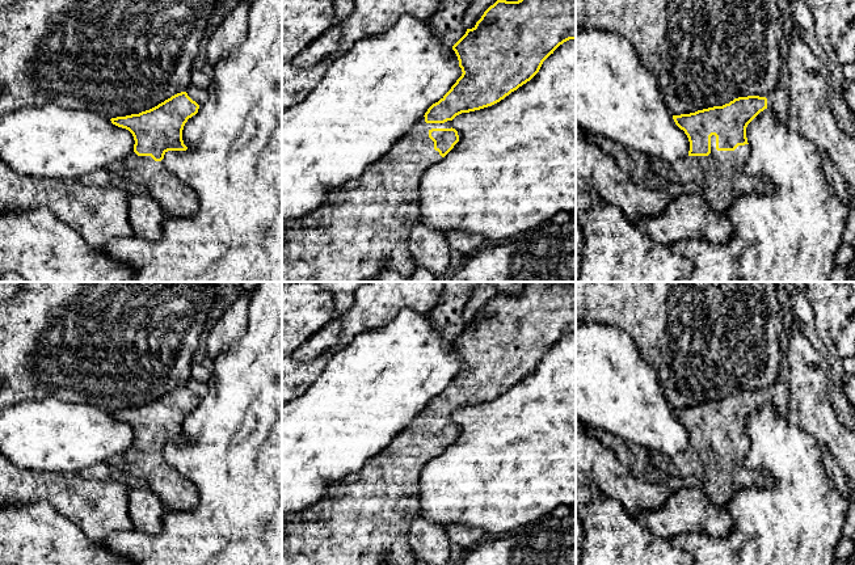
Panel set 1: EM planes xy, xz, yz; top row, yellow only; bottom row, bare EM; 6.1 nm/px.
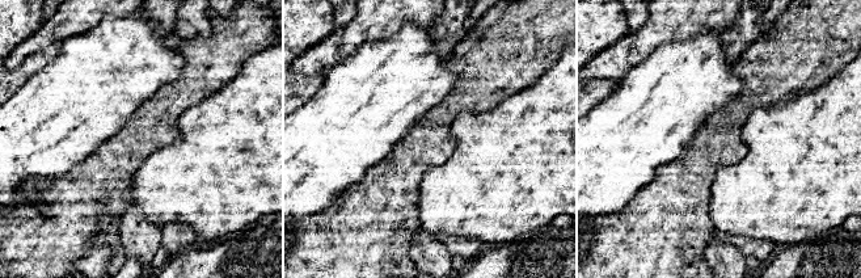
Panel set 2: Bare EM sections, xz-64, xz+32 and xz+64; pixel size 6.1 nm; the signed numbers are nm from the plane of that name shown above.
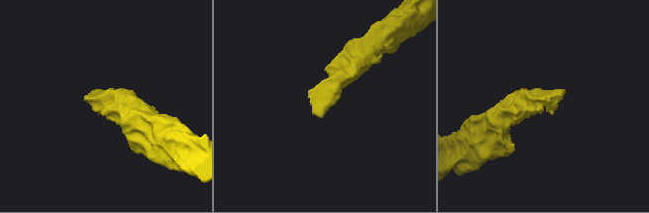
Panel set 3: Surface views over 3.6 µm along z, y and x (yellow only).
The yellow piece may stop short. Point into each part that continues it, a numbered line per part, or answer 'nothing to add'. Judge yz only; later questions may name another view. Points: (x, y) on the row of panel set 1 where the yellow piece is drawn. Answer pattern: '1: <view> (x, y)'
1: yz (720, 176)

